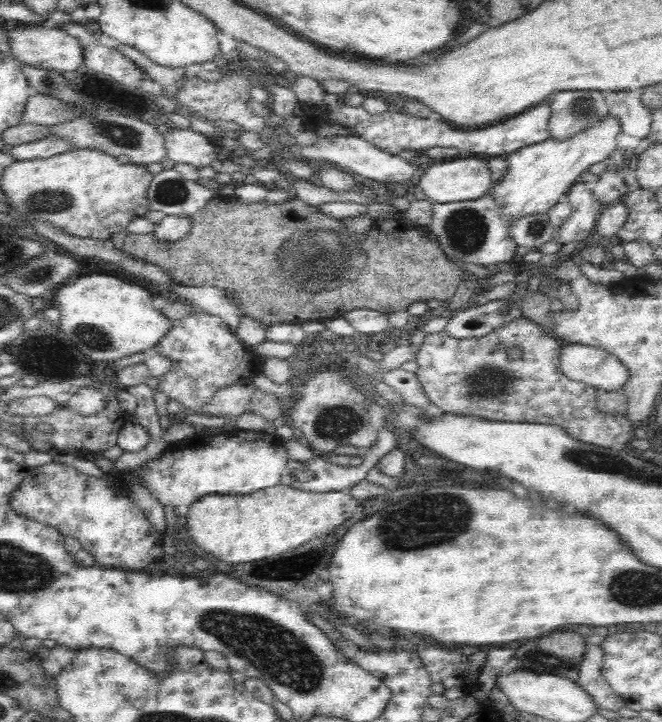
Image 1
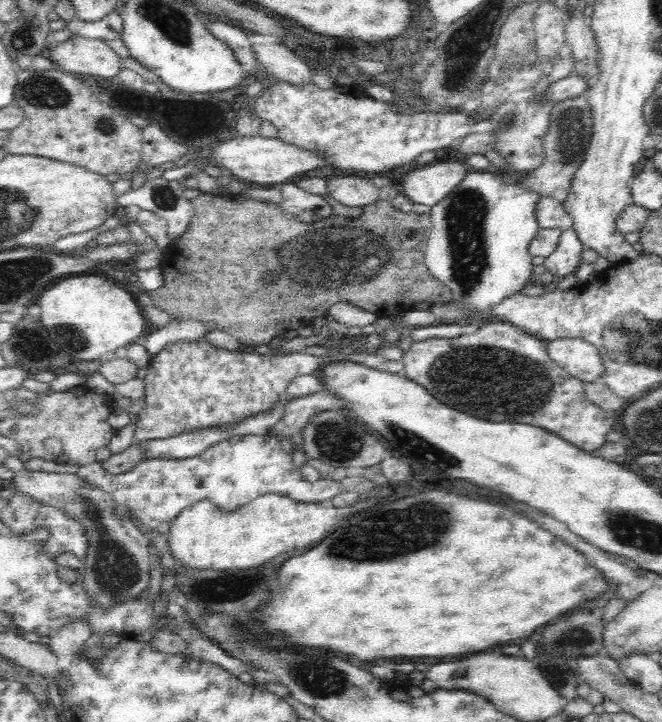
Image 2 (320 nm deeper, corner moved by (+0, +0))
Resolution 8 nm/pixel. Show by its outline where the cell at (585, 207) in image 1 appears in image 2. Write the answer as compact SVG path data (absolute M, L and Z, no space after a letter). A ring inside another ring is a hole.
M573 228L562 232L557 249L548 258L545 258L545 270L560 279L568 274L574 274L581 265L580 254L583 249Z

